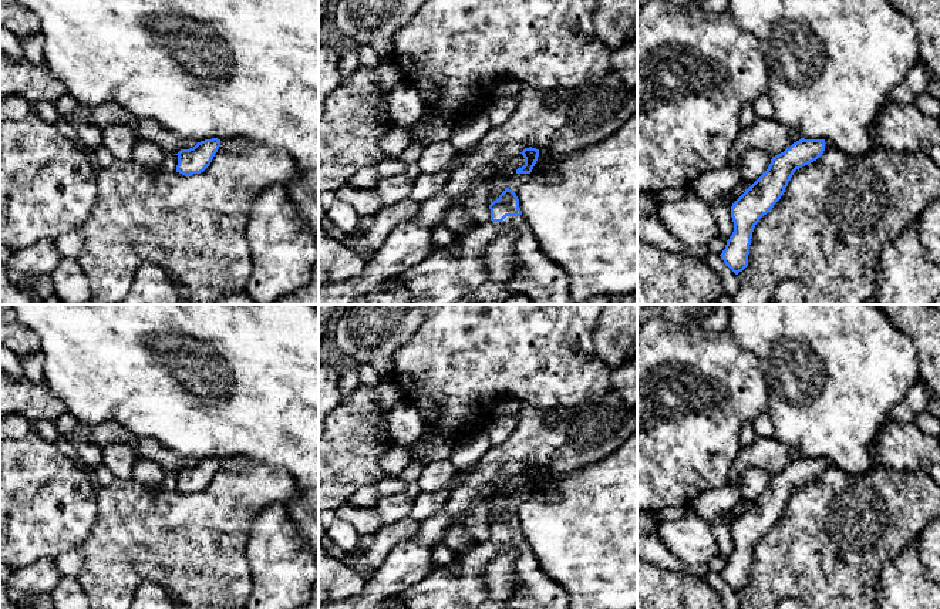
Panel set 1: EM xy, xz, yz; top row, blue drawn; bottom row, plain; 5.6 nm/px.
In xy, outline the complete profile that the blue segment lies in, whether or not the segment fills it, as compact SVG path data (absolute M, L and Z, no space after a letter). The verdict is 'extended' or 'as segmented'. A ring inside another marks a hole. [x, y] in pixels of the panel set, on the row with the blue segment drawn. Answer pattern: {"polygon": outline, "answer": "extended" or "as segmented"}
{"polygon": "M212 138L198 142L193 148L181 149L178 155L176 172L191 176L203 172L212 162L220 147L220 139Z", "answer": "as segmented"}

